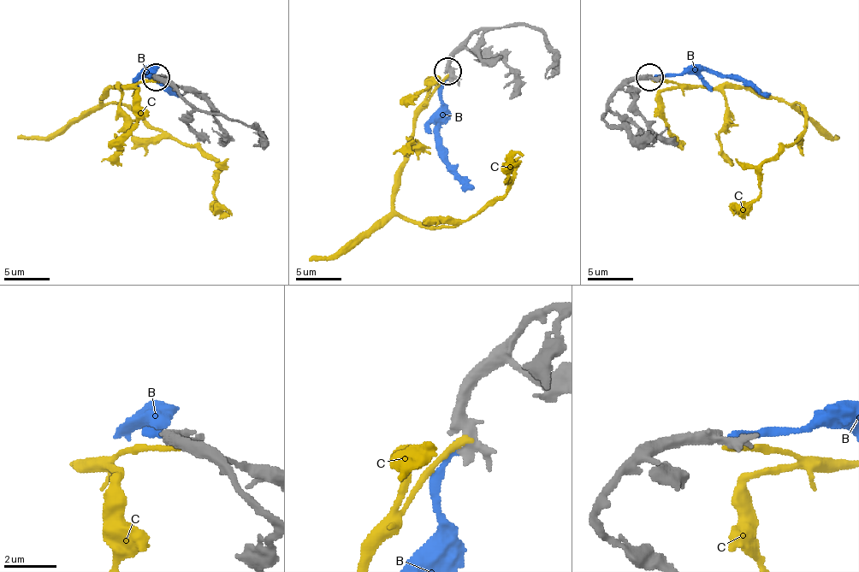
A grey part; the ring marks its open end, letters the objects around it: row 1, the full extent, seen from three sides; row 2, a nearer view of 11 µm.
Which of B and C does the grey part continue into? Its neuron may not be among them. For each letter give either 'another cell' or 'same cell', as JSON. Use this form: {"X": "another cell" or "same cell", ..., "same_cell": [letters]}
{"B": "another cell", "C": "another cell", "same_cell": []}

